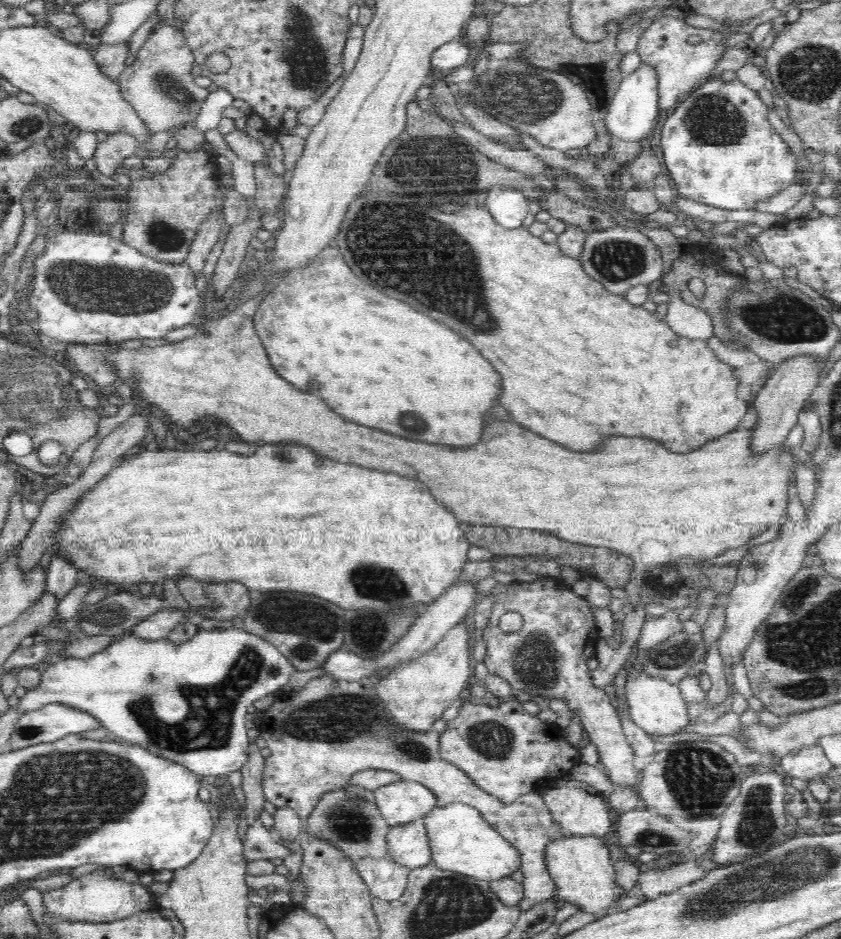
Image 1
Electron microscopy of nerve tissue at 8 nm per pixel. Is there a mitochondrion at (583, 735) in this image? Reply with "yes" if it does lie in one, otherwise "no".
no

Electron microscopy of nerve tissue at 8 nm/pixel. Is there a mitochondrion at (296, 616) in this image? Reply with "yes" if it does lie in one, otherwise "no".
yes

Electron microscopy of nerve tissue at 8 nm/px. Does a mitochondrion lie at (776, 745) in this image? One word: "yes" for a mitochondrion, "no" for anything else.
no

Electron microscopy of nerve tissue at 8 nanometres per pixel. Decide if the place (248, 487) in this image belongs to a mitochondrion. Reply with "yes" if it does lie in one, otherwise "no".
no

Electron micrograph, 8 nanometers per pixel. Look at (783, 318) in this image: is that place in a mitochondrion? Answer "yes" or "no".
yes

